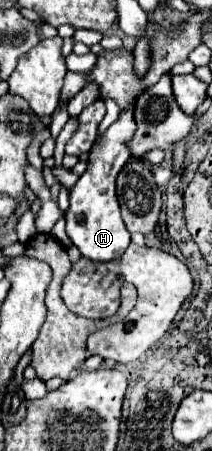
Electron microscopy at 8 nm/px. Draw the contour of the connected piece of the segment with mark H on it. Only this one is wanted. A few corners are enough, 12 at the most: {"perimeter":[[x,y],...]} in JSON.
{"perimeter":[[134,105],[92,145],[66,233],[82,257],[130,245],[114,181],[132,157]]}

